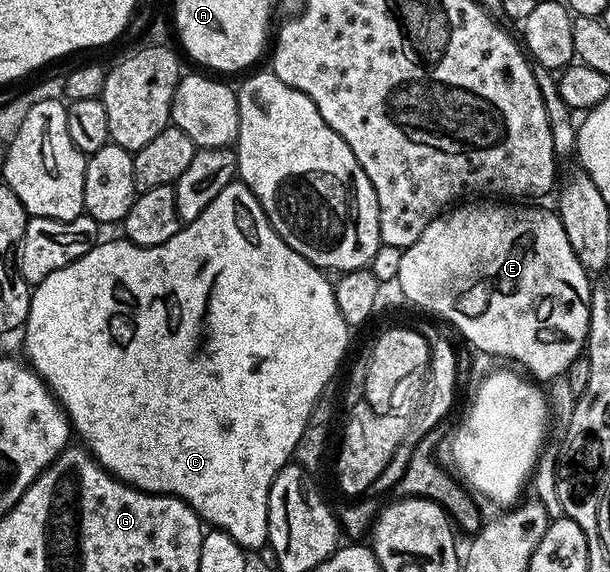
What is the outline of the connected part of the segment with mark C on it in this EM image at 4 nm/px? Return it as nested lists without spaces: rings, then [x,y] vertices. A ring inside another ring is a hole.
[[[234,182],[228,184],[208,204],[203,210],[203,214],[199,214],[199,218],[188,221],[182,227],[181,231],[176,232],[171,238],[167,238],[167,242],[163,242],[159,246],[144,248],[124,238],[109,240],[106,244],[98,242],[93,245],[91,250],[87,250],[87,254],[83,254],[83,258],[79,258],[75,262],[71,262],[67,266],[55,270],[55,274],[47,274],[47,278],[43,278],[43,282],[39,282],[32,289],[29,298],[29,316],[23,325],[23,333],[25,332],[25,353],[23,353],[23,356],[29,367],[49,385],[49,391],[53,393],[53,397],[57,399],[57,403],[60,404],[65,415],[68,416],[72,431],[76,435],[78,432],[85,439],[83,441],[84,447],[93,453],[95,459],[112,476],[118,476],[124,484],[130,484],[131,487],[137,488],[140,492],[154,492],[160,496],[177,496],[183,502],[190,504],[206,525],[231,534],[231,538],[235,538],[235,542],[241,545],[242,548],[246,550],[252,550],[252,548],[264,549],[269,539],[269,531],[267,530],[267,498],[271,490],[271,482],[275,478],[275,474],[279,474],[281,467],[290,463],[291,457],[296,453],[297,443],[307,426],[309,416],[313,412],[314,404],[321,399],[323,393],[328,389],[325,387],[328,386],[329,379],[336,374],[337,367],[340,366],[341,359],[344,358],[345,351],[349,348],[351,328],[345,324],[339,306],[336,305],[335,294],[333,292],[334,285],[331,283],[331,280],[329,282],[328,278],[330,279],[322,269],[316,268],[310,260],[303,258],[303,254],[291,250],[291,246],[287,246],[287,242],[283,242],[283,238],[271,226],[267,214],[259,206],[255,194],[251,194],[248,186],[240,182]]]

